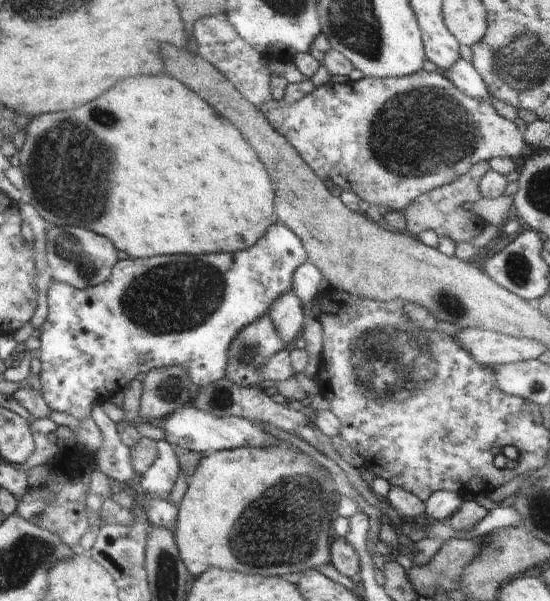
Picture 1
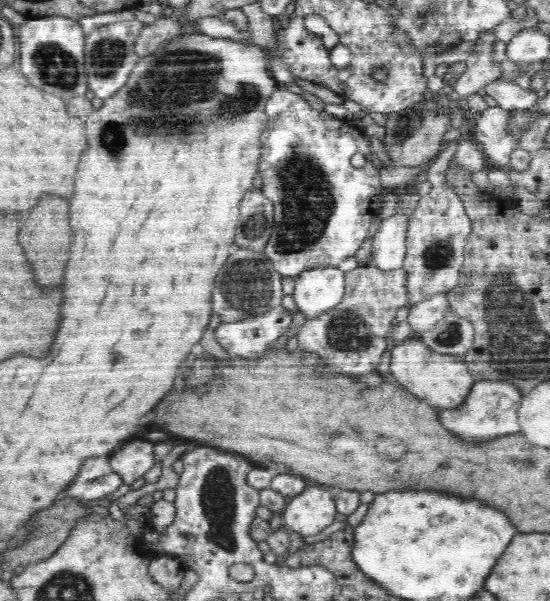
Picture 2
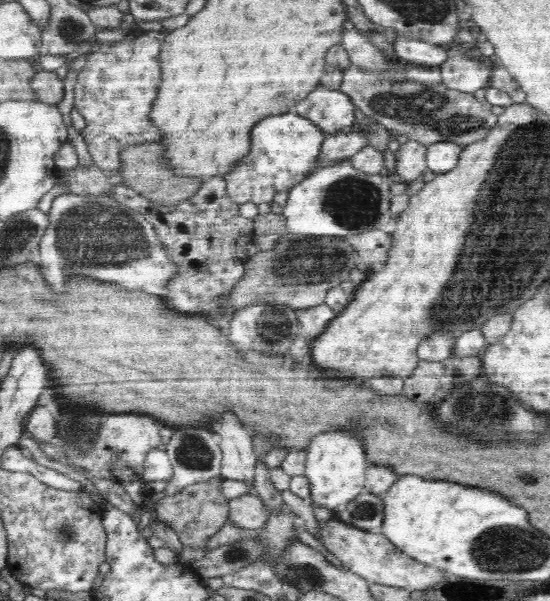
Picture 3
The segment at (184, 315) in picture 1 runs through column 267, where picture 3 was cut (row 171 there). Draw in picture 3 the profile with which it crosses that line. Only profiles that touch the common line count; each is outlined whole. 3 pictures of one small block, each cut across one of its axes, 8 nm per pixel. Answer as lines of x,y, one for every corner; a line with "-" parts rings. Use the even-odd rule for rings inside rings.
294,111
260,120
252,130
248,154
223,177
227,185
226,193
236,205
273,202
275,194
289,192
313,173
314,168
317,168
318,154
326,137
326,133
320,127

